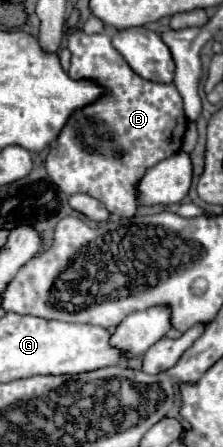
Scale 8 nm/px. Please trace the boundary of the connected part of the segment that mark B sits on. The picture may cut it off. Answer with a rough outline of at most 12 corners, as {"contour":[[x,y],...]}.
{"contour":[[69,34],[75,112],[47,174],[131,218],[135,184],[181,150],[173,84],[137,76],[109,34]]}

